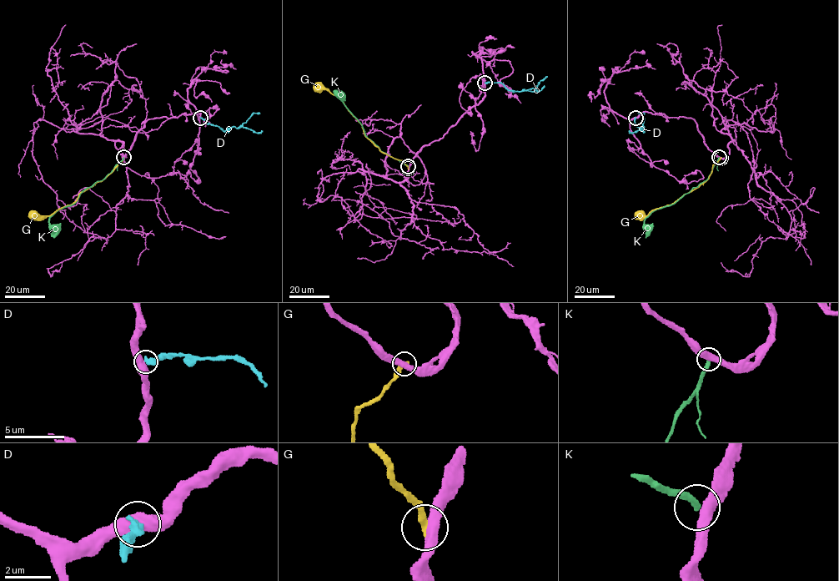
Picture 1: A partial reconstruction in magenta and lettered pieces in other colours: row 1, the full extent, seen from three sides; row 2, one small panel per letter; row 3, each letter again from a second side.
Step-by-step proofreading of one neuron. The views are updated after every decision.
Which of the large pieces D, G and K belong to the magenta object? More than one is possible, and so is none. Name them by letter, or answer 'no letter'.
G

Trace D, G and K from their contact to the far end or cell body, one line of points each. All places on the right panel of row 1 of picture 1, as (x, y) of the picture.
D: (635, 118), (635, 125), (643, 130), (642, 126), (633, 133), (629, 131)
G: (720, 158), (713, 165), (706, 180), (699, 186), (671, 204), (654, 209), (647, 215), (640, 218), (638, 214)
K: (718, 157), (705, 180), (673, 204), (655, 209), (646, 217), (644, 230), (647, 234), (645, 238)

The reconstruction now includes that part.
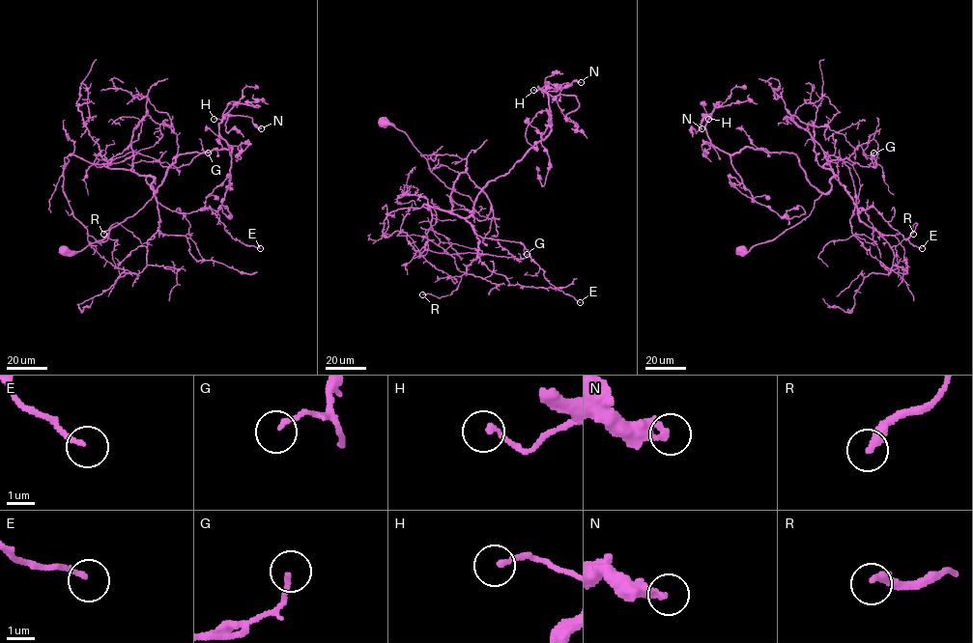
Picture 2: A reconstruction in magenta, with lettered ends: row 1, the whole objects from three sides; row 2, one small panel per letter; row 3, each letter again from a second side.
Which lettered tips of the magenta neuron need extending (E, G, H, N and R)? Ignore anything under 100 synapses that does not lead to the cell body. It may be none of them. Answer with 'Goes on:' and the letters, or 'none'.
Goes on: none

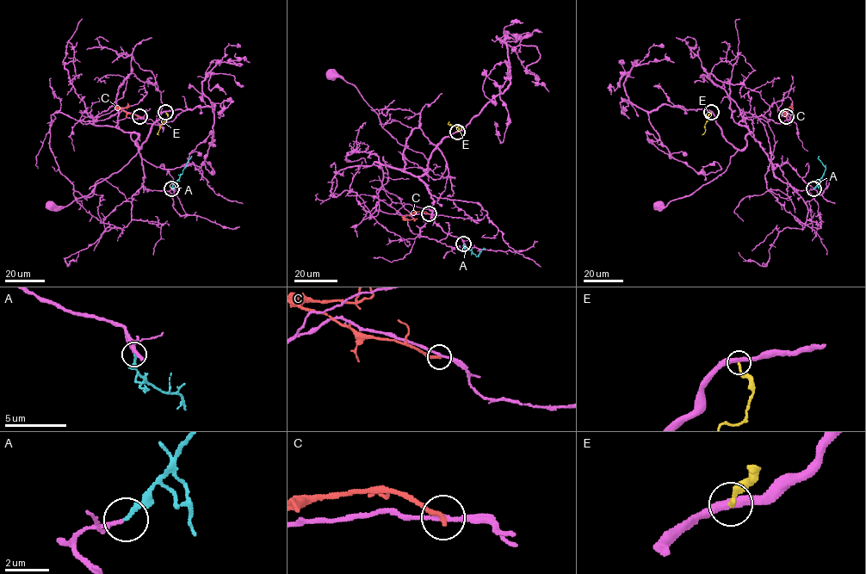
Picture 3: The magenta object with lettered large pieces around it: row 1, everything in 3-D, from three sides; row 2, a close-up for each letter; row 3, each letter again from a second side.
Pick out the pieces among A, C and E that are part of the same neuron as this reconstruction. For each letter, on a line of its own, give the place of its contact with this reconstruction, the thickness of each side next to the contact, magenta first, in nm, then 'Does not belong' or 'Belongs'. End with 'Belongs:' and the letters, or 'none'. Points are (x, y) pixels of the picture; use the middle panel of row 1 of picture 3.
A: Touches magenta at (463, 243). Thickness 130 nm (magenta) against 190 nm. Belongs
C: Touches magenta at (429, 213). Thickness 200 nm (magenta) against 240 nm. Does not belong
E: Touches magenta at (457, 132). Thickness 360 nm (magenta) against 200 nm. Does not belong
Belongs: A

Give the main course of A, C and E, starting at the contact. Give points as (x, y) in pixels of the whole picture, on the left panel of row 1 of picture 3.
A: (171, 188), (192, 156)
C: (139, 117), (117, 108), (126, 108), (127, 102)
E: (165, 112), (167, 119), (159, 126), (158, 134)

